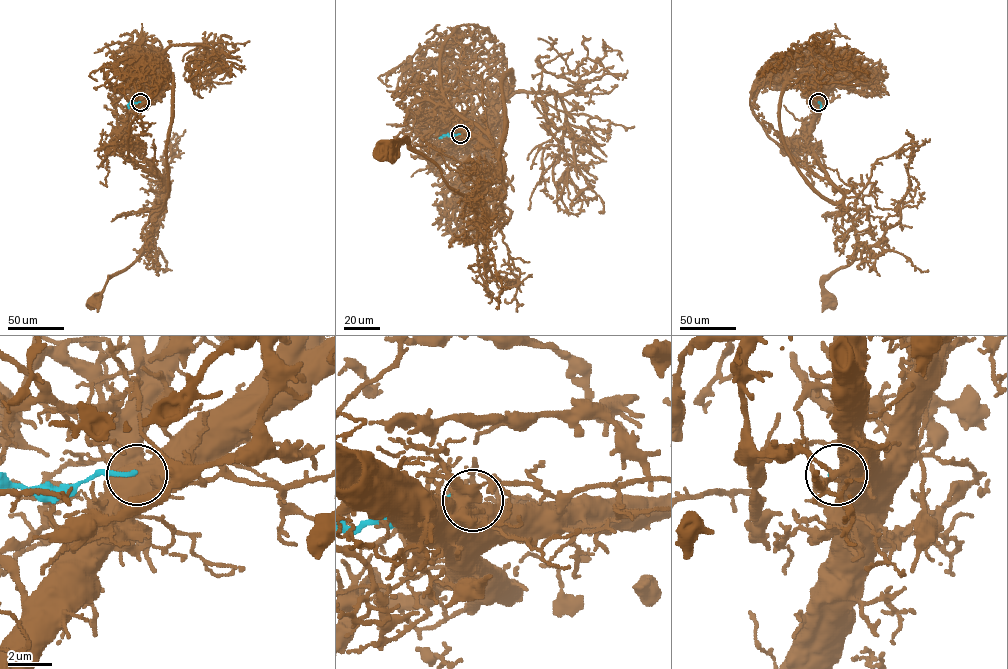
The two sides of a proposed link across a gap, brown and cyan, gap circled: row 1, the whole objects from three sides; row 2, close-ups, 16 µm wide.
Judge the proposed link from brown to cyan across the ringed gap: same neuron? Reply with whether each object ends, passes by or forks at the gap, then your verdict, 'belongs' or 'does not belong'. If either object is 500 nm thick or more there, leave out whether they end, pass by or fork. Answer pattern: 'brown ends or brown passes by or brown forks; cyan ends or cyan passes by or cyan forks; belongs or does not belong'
does not belong

